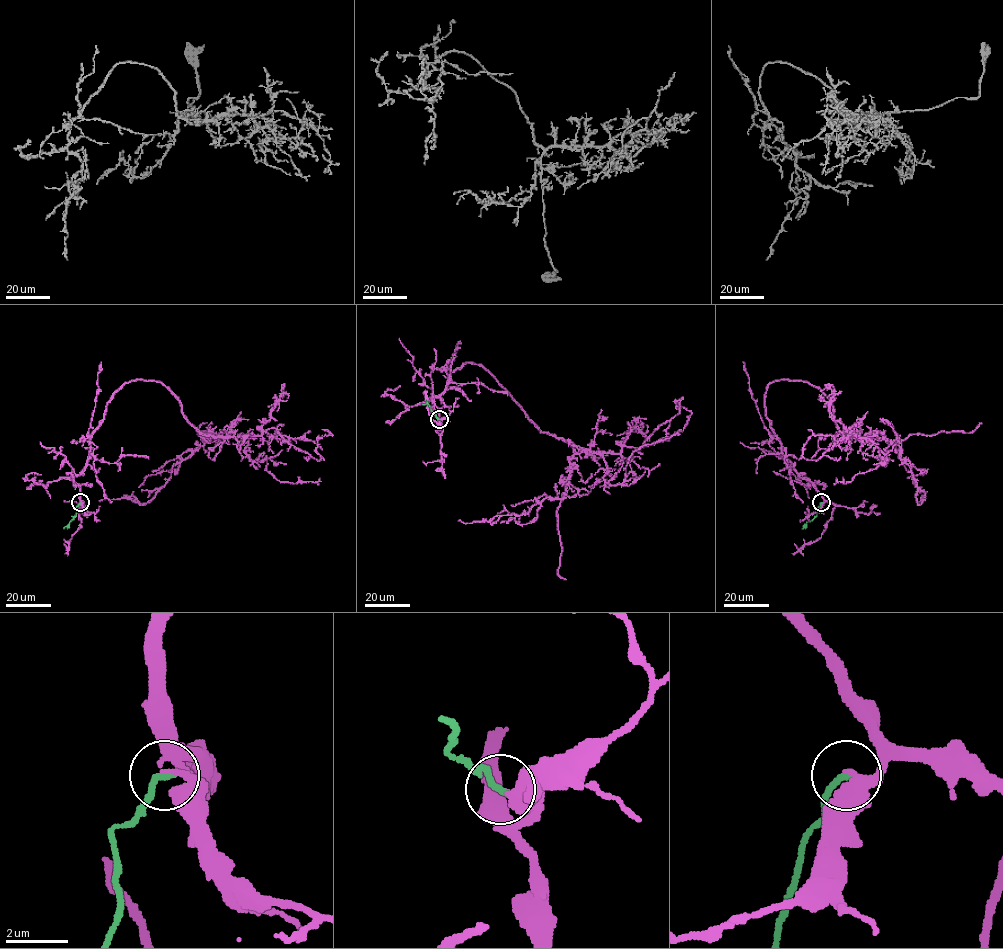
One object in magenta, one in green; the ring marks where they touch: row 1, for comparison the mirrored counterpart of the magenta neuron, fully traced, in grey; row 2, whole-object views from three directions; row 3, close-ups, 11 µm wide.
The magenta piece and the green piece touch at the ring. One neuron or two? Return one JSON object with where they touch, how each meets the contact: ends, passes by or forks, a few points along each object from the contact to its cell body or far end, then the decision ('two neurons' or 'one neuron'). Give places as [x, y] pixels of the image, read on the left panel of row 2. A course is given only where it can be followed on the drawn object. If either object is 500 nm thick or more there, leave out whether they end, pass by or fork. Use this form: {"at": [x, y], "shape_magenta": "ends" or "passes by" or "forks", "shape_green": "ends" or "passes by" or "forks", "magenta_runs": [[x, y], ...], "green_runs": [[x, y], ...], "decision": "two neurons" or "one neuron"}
{"at": [80, 502], "shape_magenta": "ends", "shape_green": "ends", "magenta_runs": [[80, 502], [68, 479], [106, 404], [130, 381], [160, 382], [214, 437], [148, 502], [99, 502]], "green_runs": [[80, 502], [76, 516], [63, 528]], "decision": "one neuron"}

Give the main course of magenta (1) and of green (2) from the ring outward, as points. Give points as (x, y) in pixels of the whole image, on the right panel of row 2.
1: (821, 502), (784, 455), (766, 416), (766, 387), (774, 381), (817, 387), (841, 434), (899, 442), (921, 502)
2: (821, 502), (816, 516), (805, 528)

